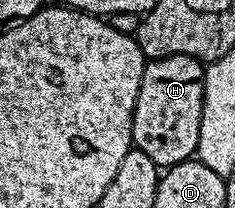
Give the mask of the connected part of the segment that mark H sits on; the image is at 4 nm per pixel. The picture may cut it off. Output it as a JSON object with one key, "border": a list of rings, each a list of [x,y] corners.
{"border":[[[176,54],[146,61],[133,109],[133,146],[147,152],[158,168],[188,162],[197,153],[205,98],[205,66],[197,58]]]}

